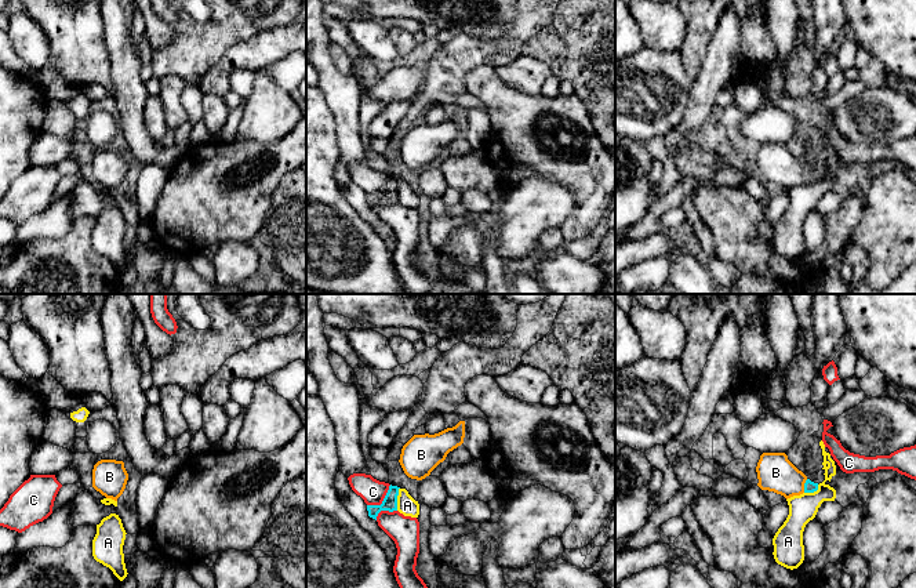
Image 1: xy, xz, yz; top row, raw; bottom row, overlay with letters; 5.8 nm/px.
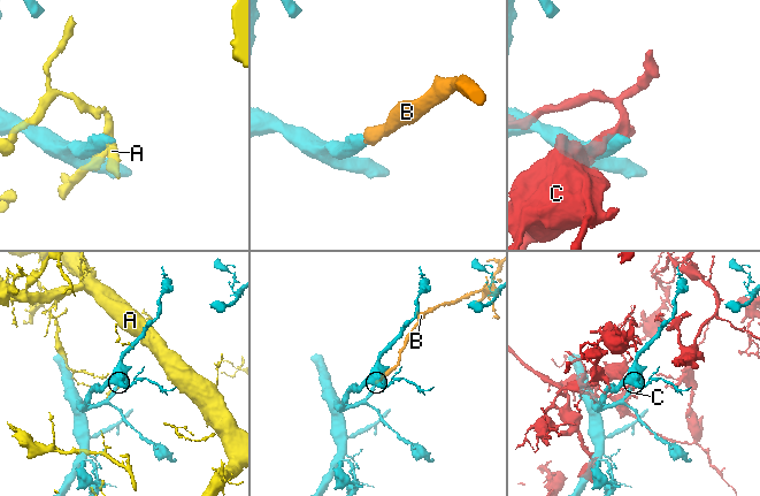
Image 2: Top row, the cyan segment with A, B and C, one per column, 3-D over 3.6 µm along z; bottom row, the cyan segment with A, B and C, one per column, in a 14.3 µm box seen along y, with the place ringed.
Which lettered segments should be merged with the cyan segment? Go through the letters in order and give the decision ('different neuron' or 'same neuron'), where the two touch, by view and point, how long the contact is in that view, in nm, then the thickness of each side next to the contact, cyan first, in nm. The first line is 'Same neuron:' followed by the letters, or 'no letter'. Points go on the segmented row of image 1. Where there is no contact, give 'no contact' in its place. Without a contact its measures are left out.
Same neuron: B
A: different neuron; meets cyan in xz at (396, 498); contact 140 nm long; 90 nm thick on the cyan side, 110 nm on the other
B: same neuron; meets cyan in yz at (804, 486); contact 80 nm long; 70 nm thick on the cyan side, 220 nm on the other
C: different neuron; meets cyan in xz at (382, 501); contact 190 nm long; 90 nm thick on the cyan side, 150 nm on the other

